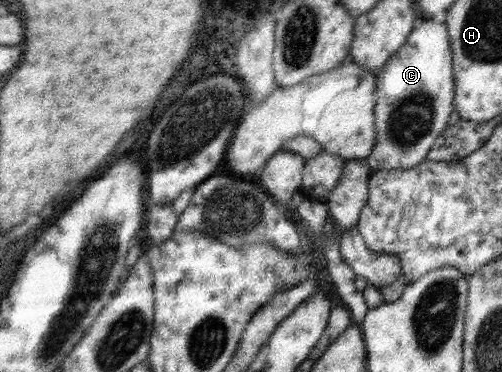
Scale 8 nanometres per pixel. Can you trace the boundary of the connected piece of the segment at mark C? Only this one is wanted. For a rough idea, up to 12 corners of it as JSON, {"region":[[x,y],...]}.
{"region":[[447,26],[379,68],[372,171],[426,160],[455,111]]}

